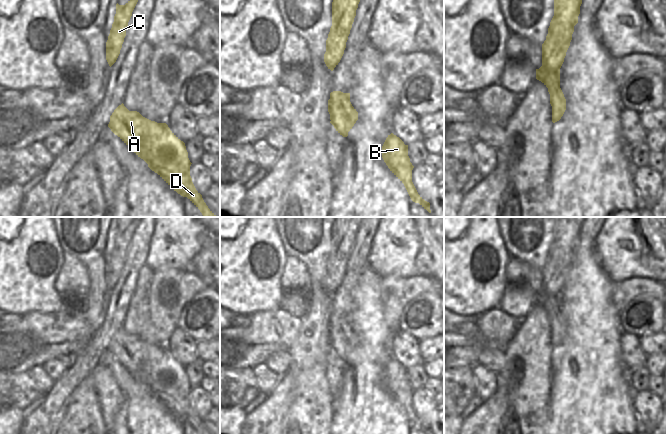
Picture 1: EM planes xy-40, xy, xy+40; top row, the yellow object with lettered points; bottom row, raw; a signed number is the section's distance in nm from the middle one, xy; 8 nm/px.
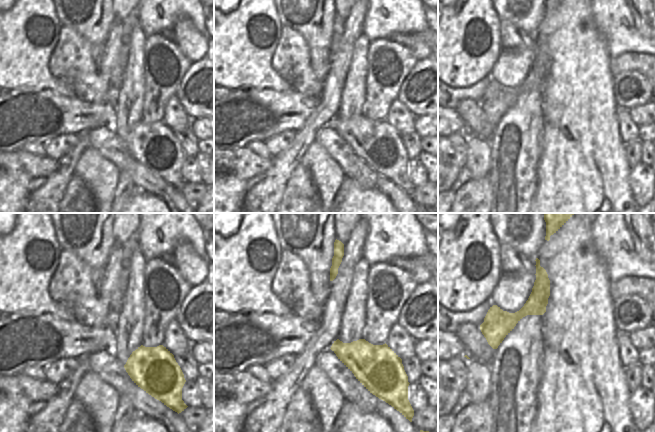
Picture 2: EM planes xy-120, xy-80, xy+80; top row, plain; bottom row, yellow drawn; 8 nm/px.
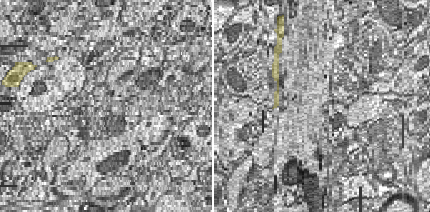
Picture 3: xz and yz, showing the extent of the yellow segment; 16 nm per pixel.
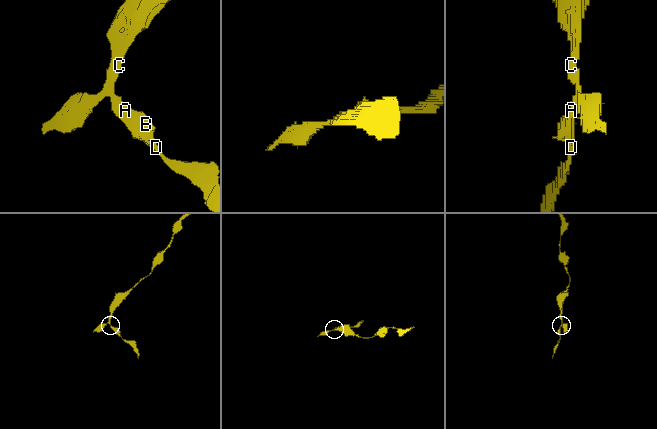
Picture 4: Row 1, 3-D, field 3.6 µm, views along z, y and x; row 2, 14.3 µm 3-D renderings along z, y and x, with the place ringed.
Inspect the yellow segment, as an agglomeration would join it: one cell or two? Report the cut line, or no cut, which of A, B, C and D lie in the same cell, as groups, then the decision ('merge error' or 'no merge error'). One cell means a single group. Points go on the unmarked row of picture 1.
cut xy (330, 320), (333, 332), (333, 342), (331, 344); groups A B D / C; merge error

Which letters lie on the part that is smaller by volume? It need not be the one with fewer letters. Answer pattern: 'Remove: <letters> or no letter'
Remove: A, B, D

